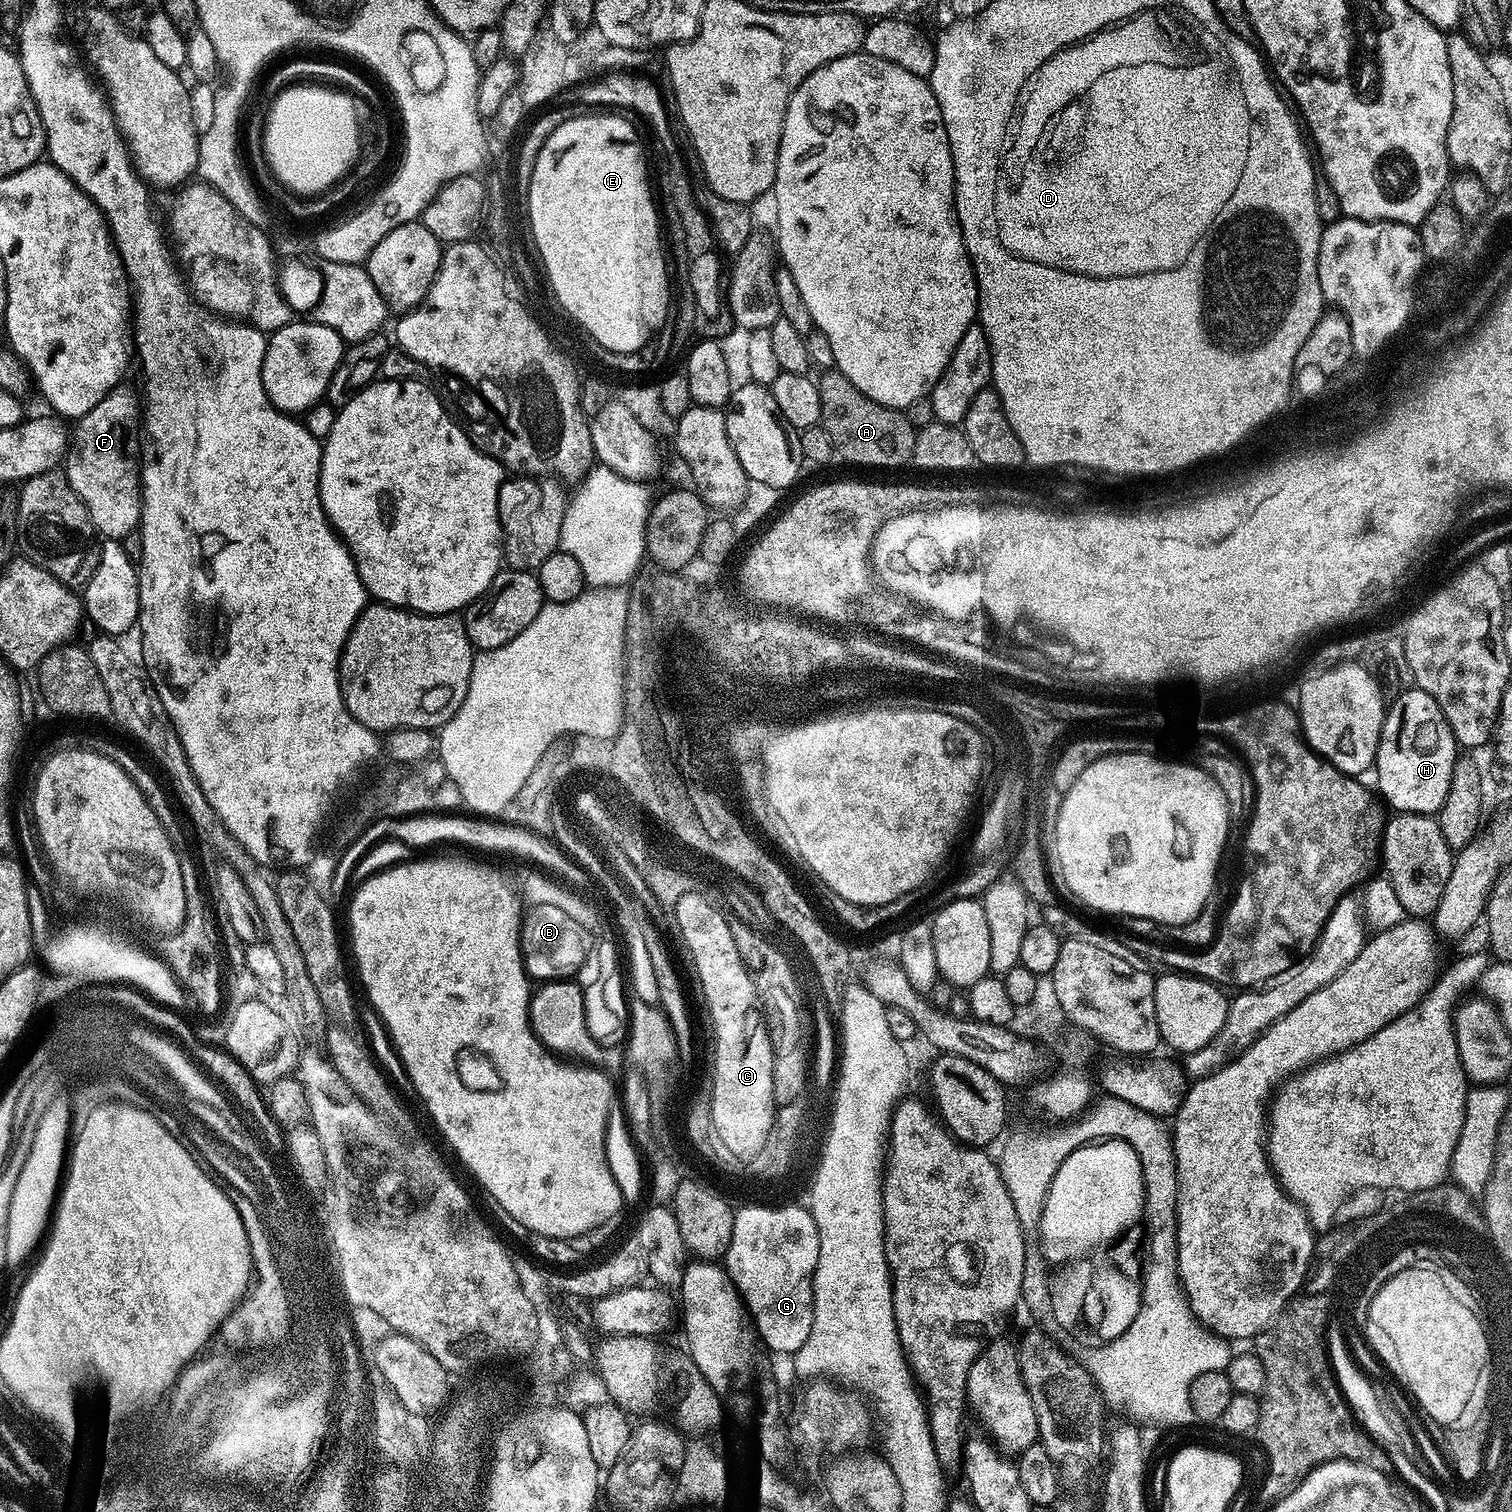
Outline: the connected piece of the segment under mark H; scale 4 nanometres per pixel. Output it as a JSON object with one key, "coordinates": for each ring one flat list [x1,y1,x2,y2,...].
{"coordinates":[[1405,687,1387,709,1376,751,1375,787,1378,792,1380,787,1383,803,1397,813,1436,814,1446,800,1457,759,1458,745,1438,702,1426,690]]}

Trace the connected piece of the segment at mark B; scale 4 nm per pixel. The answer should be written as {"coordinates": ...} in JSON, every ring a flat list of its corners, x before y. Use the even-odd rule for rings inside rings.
{"coordinates":[[537,904,529,907,523,913,520,926,520,950,524,953,524,971,529,977,541,976,541,981,562,980,577,975,577,969,583,964,594,945,593,939,588,939,589,929,580,925,563,910,550,904]]}

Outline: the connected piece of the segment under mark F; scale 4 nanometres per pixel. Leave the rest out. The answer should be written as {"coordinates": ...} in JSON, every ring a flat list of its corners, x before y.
{"coordinates":[[117,386,110,390,110,394,106,394,106,398,102,398,102,402,98,402,98,406,94,406,94,410,90,410,85,416,79,417,75,421,75,426,70,432,70,443,67,453,62,461,62,471,64,477,70,482,70,486,74,490,74,494,78,494,78,498,86,506,86,510,90,514,90,522,94,522,97,533,101,537,109,540,122,541,131,537,133,533,140,527,140,486,138,483,138,460,136,464,136,396,130,389,125,386]]}

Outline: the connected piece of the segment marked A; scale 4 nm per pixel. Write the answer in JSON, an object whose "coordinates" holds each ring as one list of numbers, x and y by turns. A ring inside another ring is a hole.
{"coordinates":[[835,368,827,369,817,379,822,401,821,427,830,435,837,455,858,466,894,468,912,459,917,429,897,408,882,406,866,398,845,375]]}

